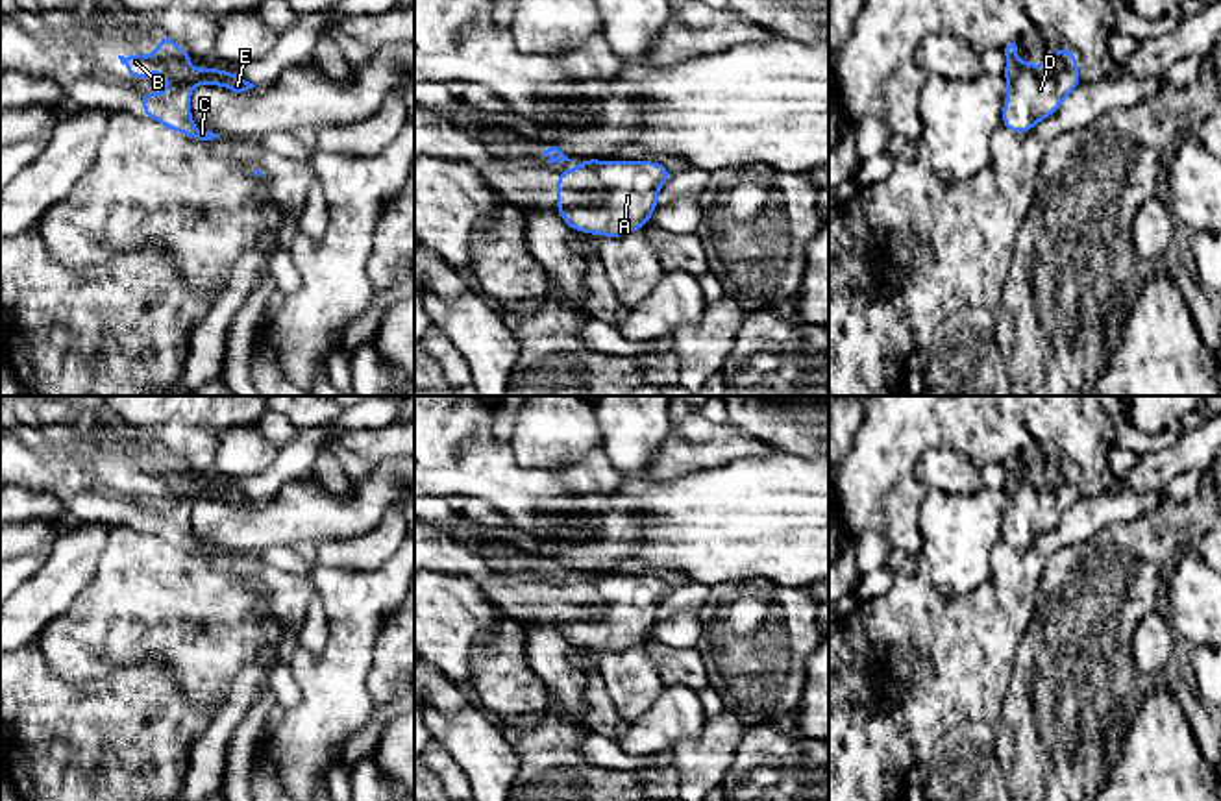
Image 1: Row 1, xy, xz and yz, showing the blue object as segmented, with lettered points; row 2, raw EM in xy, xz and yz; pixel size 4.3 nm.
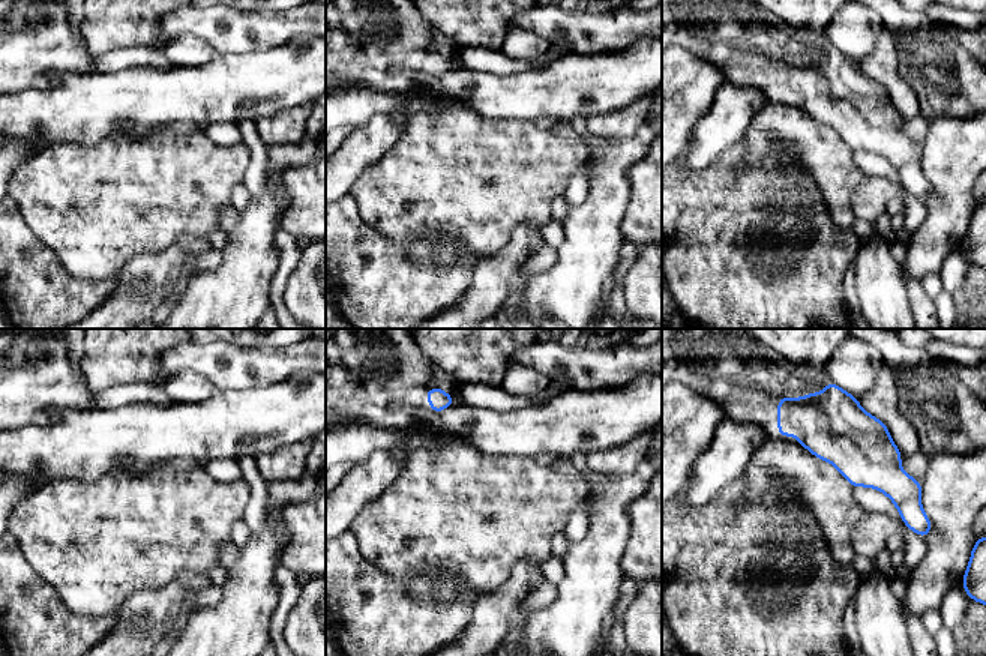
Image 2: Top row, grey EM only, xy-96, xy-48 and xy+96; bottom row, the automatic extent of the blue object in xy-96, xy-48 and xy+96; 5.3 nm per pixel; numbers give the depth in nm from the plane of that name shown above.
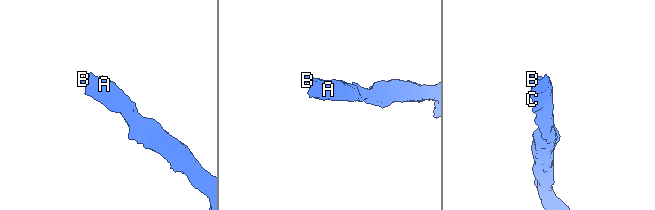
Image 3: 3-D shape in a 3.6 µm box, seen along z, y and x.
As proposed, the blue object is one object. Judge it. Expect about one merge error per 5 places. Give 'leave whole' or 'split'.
leave whole

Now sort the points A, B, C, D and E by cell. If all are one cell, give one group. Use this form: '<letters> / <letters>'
A B C D E

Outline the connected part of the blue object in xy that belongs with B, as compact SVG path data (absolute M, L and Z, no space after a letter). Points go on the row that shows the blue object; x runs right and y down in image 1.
M163 33L157 41L155 55L141 55L133 52L124 57L118 55L120 63L131 78L144 80L157 70L168 89L163 94L142 91L142 115L157 120L168 129L174 129L187 137L198 137L200 141L213 141L218 135L192 126L191 113L191 91L194 85L218 85L233 92L244 92L255 85L242 80L237 72L224 72L216 67L205 70L189 65L192 52L179 48L168 33Z

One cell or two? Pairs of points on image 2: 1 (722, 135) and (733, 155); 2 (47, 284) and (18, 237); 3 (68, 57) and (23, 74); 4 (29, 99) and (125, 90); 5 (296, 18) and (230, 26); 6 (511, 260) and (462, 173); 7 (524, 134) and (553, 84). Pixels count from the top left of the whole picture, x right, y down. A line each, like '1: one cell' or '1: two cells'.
1: two cells
2: one cell
3: one cell
4: one cell
5: one cell
6: two cells
7: two cells

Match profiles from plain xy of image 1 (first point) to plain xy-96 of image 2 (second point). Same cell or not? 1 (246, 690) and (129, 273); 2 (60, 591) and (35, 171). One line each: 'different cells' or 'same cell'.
1: same cell
2: different cells

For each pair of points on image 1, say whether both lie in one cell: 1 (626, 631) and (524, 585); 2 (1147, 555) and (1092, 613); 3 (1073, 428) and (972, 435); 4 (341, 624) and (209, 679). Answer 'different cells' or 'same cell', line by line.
1: same cell
2: same cell
3: same cell
4: different cells

